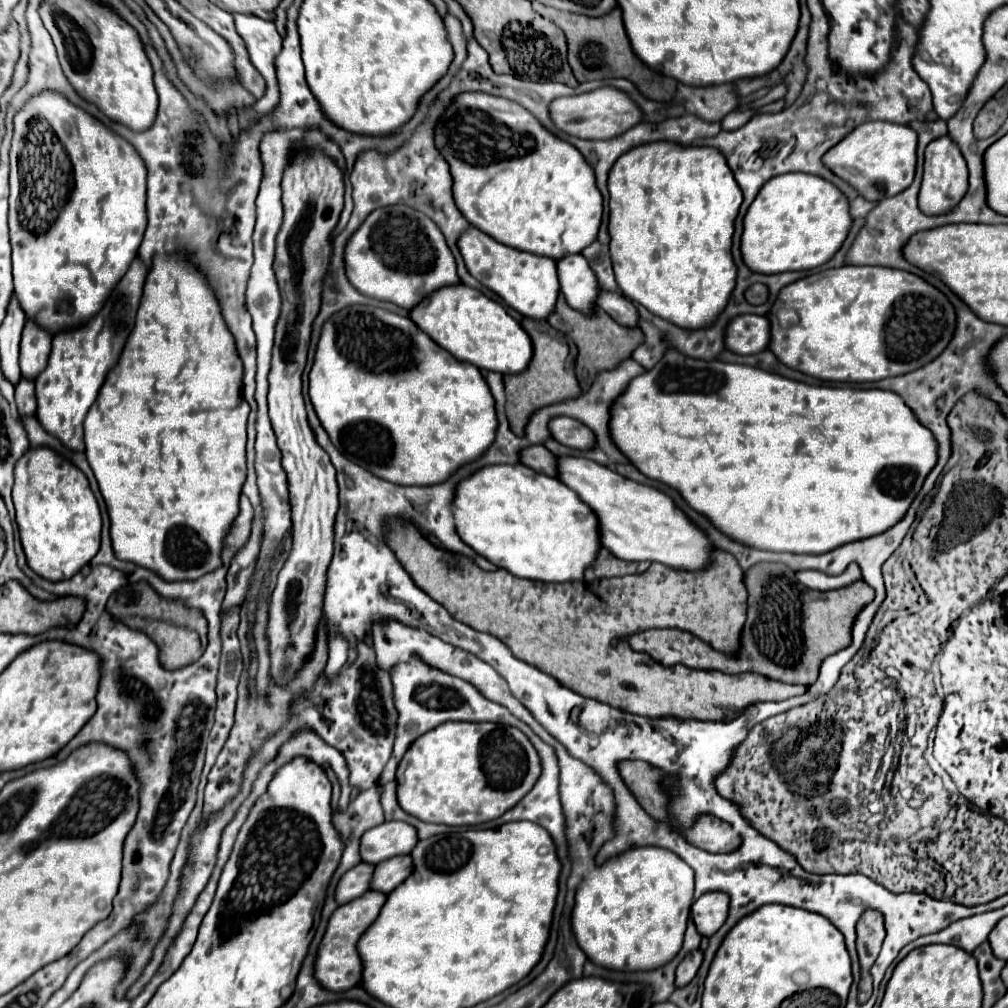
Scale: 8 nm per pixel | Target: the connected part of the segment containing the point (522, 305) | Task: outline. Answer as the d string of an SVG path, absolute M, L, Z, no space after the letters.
M475 227L463 233L463 237L459 239L459 249L469 273L481 285L497 293L517 313L529 319L547 319L553 313L557 295L559 295L559 277L557 277L557 265L553 259L501 245L495 239L491 239L487 233Z

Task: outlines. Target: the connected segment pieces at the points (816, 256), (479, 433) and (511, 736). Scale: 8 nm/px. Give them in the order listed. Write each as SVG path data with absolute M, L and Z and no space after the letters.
M785 173L783 177L775 177L775 181L763 185L759 197L755 197L755 205L751 205L745 215L745 231L741 237L743 261L747 263L749 269L767 275L803 271L827 263L841 249L853 225L847 205L849 205L847 197L827 179L805 173Z
M353 305L349 309L341 309L335 313L321 331L321 339L317 345L315 353L315 363L309 373L309 397L311 403L317 411L317 417L325 431L329 433L333 445L353 463L361 465L363 469L371 471L375 477L385 479L395 485L417 485L417 487L427 487L427 485L437 485L447 481L459 467L465 463L471 463L479 459L495 441L495 431L497 431L497 413L495 413L495 399L489 391L489 385L485 383L481 371L475 365L457 361L449 351L439 347L427 333L423 333L409 317L395 315L385 309L369 307L369 305Z
M445 721L415 739L403 755L397 767L397 801L405 813L425 823L479 825L517 805L539 773L539 755L517 727Z

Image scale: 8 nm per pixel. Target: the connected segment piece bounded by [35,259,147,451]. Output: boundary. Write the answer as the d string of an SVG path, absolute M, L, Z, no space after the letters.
M135 259L123 281L119 281L111 297L105 301L103 309L95 315L95 321L91 321L87 329L77 329L75 333L59 333L59 337L53 337L53 351L49 355L47 369L35 381L35 417L47 433L57 437L71 451L85 451L83 419L89 407L95 403L107 373L117 365L115 361L119 361L123 353L123 347L135 323L145 277L145 265Z

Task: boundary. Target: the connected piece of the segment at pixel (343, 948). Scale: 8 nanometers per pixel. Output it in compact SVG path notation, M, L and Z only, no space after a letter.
M367 891L361 897L337 907L329 919L327 931L319 943L317 949L317 959L315 959L315 979L319 981L319 985L323 989L329 989L333 993L339 991L347 991L351 987L357 987L361 983L361 959L357 955L357 941L361 937L361 933L375 921L375 917L379 915L383 903L385 903L385 895L383 893L375 893L375 891Z

